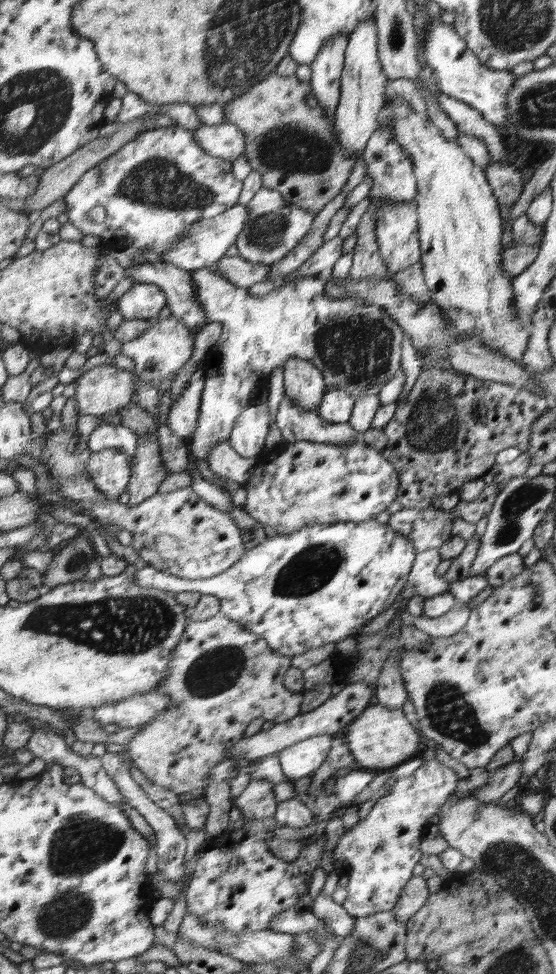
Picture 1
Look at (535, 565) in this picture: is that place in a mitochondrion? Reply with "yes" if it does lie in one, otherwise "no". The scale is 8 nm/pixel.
no

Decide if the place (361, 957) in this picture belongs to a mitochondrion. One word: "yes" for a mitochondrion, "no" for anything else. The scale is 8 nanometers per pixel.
yes

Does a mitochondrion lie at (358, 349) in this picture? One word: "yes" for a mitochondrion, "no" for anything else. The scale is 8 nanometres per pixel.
yes

